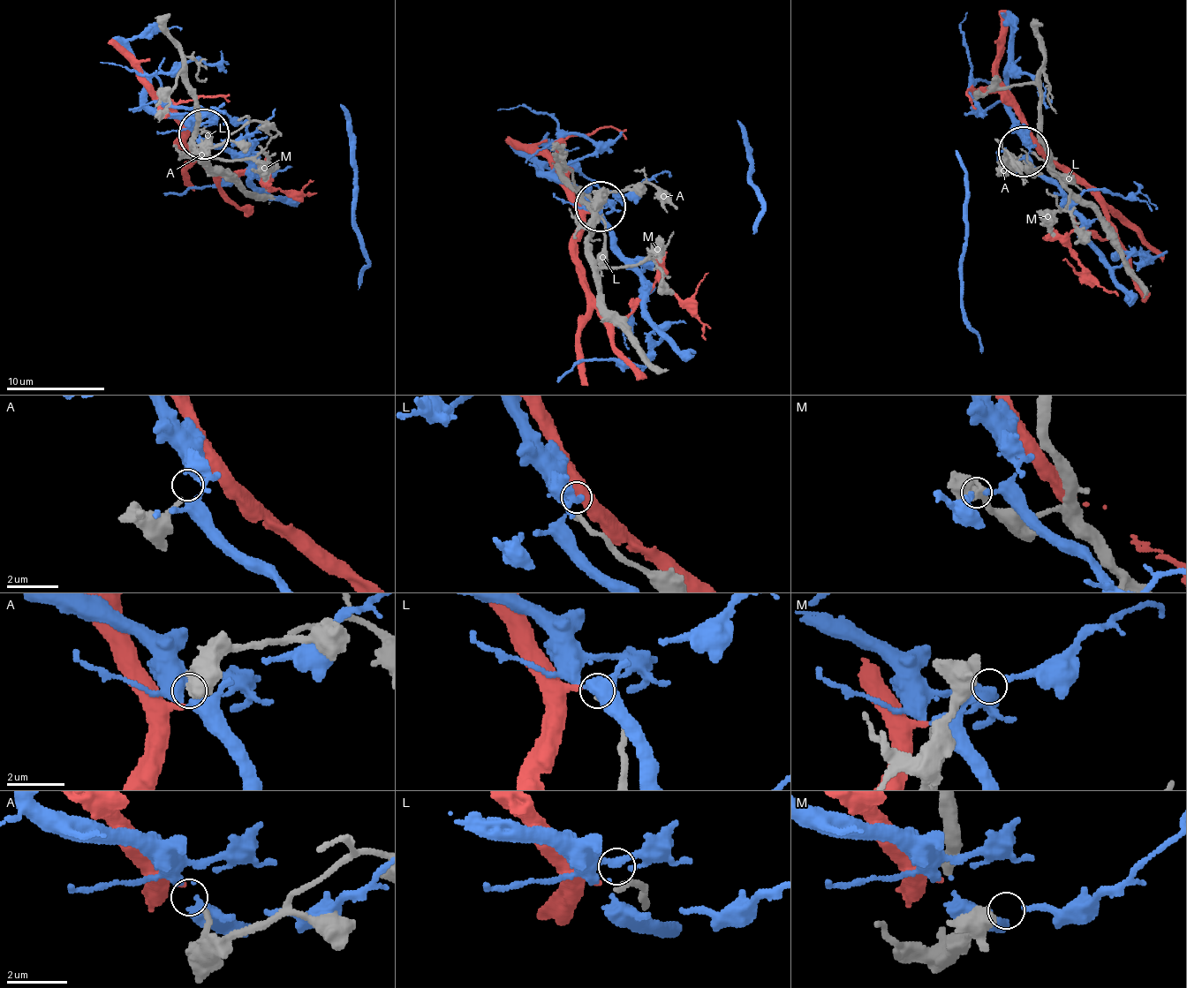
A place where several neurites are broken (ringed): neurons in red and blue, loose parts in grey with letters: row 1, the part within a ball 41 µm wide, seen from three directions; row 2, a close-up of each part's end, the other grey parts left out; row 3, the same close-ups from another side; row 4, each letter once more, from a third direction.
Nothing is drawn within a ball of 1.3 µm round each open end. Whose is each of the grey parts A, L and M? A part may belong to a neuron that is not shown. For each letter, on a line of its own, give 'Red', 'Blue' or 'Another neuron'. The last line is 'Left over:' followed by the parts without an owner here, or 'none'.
A: Red
L: Another neuron
M: Another neuron
Left over: L, M

